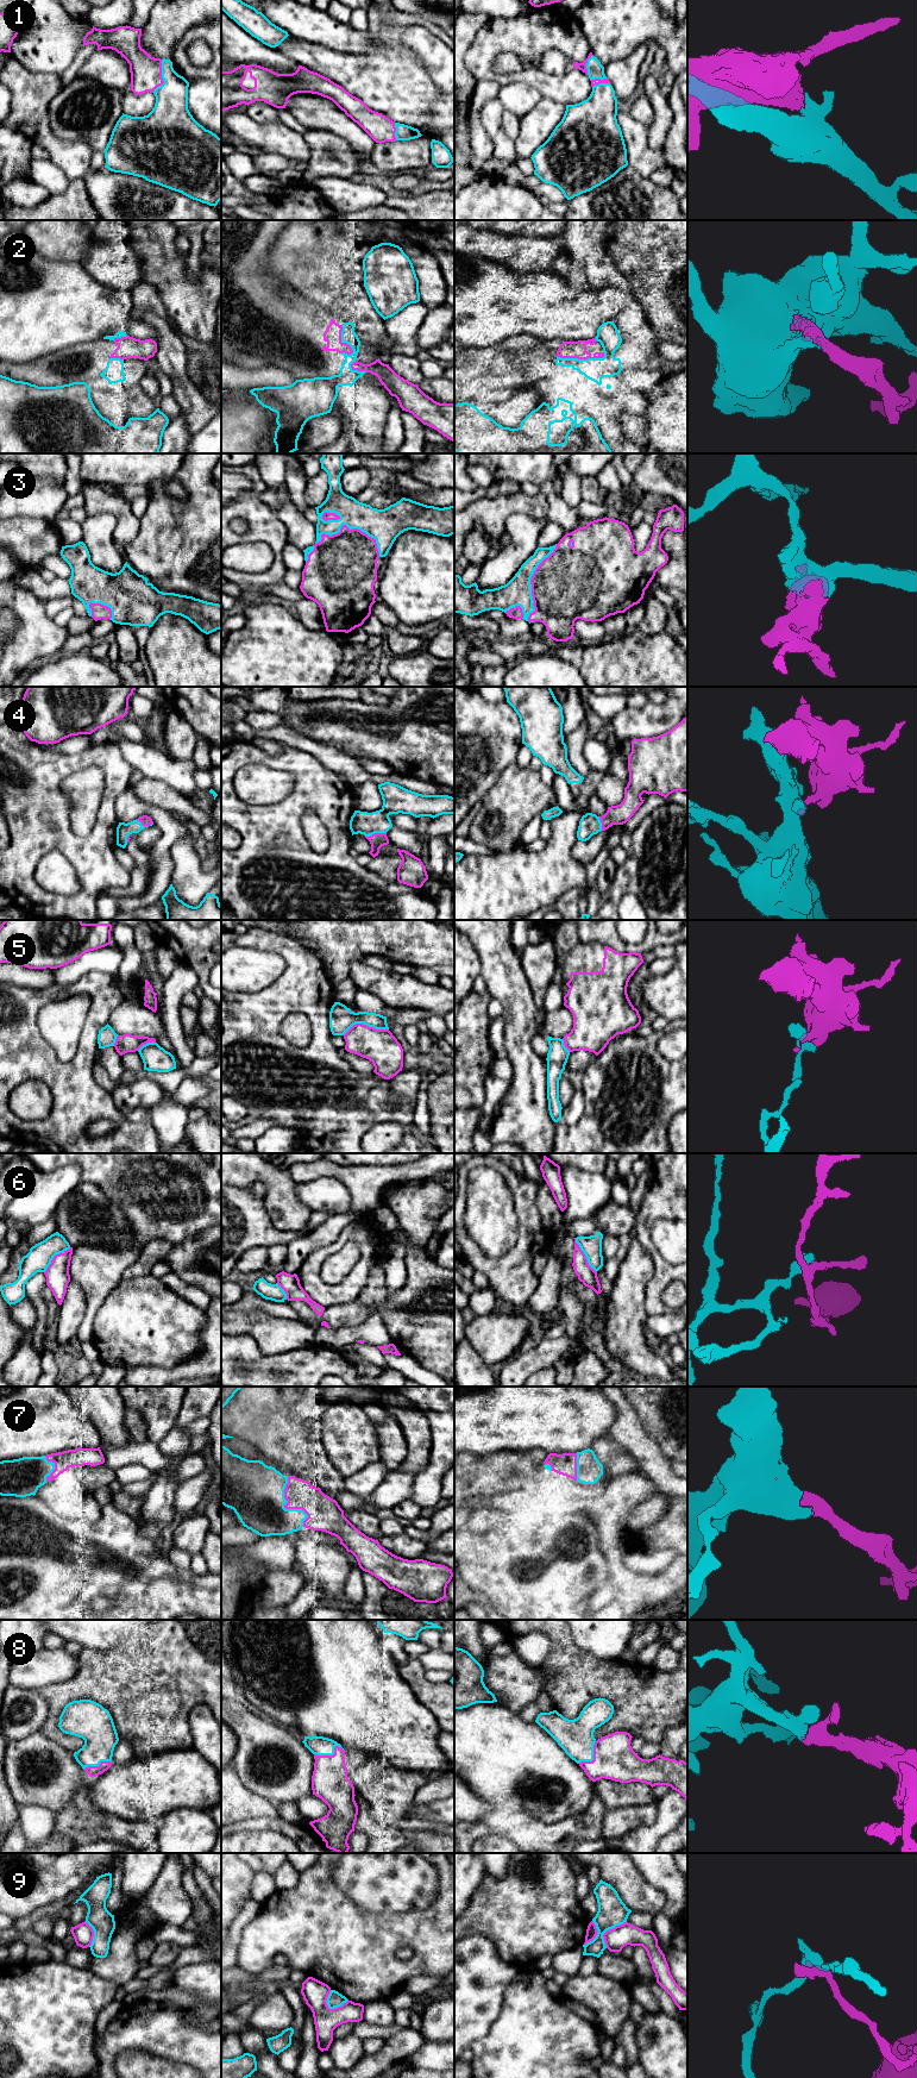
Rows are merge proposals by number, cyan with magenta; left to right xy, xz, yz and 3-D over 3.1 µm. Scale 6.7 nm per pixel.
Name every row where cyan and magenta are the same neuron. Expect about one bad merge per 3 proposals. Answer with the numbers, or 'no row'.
1, 3, 4, 7, 8

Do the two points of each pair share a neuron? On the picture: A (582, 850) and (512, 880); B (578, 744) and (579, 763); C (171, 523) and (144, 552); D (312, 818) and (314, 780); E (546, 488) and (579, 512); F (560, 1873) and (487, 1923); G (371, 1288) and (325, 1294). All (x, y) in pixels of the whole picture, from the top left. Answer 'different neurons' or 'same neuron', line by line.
A: different neurons
B: same neuron
C: same neuron
D: different neurons
E: same neuron
F: same neuron
G: different neurons

